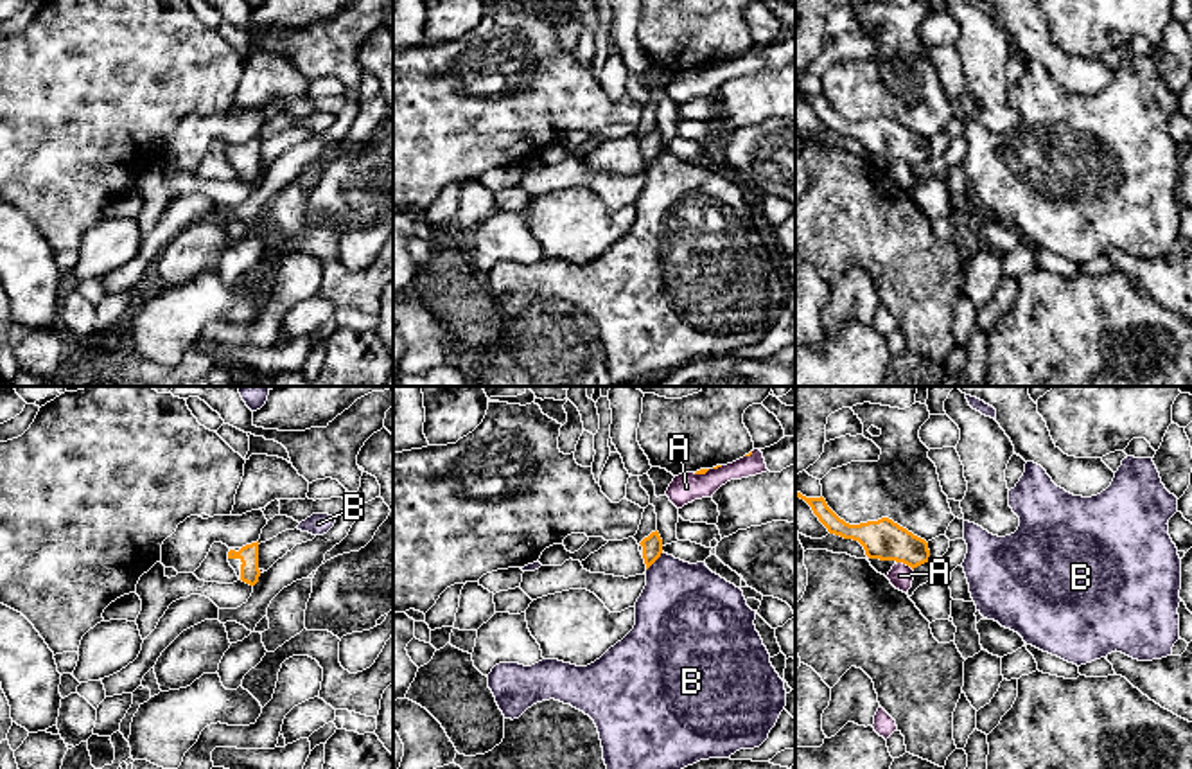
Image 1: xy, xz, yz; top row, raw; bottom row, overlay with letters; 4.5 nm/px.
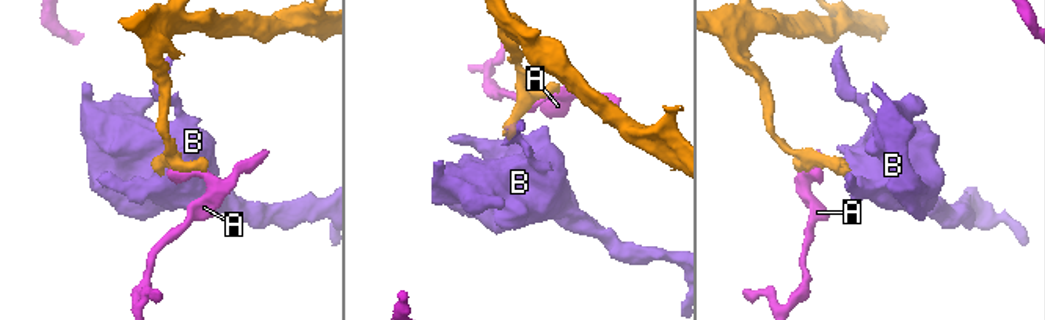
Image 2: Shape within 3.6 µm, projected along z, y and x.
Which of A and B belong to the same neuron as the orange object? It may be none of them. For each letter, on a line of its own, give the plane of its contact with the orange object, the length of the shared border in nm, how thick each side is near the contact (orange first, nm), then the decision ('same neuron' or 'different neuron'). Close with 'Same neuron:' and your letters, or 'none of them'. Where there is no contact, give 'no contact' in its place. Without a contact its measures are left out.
A: yz | 80 nm | 180/100 nm | different neuron
B: xz | 120 nm | 100/400 nm | different neuron
Same neuron: none of them

